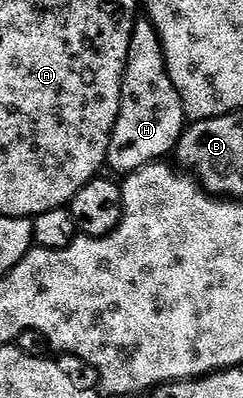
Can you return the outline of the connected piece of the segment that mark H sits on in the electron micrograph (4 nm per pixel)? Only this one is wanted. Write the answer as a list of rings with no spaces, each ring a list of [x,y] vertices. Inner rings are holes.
[[[137,20],[130,35],[130,51],[122,79],[120,114],[110,139],[107,168],[127,175],[147,165],[155,165],[175,150],[186,128],[184,104],[168,74],[164,48],[151,21]]]

